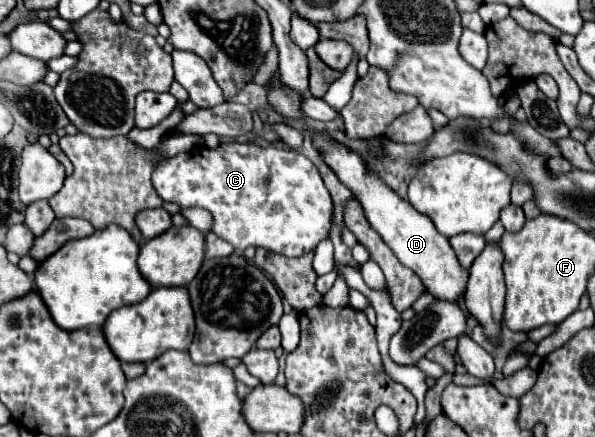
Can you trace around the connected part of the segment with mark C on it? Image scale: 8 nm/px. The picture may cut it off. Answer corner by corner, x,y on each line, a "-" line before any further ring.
220,142
218,148
214,148
214,150
210,150
206,146
196,146
190,152
182,152
182,154
176,154
174,158
170,158
170,160
158,162
158,166
154,166
152,184
154,184
154,190
158,192
158,196
164,202
174,202
180,208
198,206
198,208
208,210
212,214
212,218
214,218
212,232
216,236
220,236
222,240
230,242
236,250
246,250
248,246
254,246
254,248
266,248
270,252
276,252
276,254
282,254
282,256
288,256
288,258
296,258
296,256
304,256
304,254
312,252
318,246
320,240
330,236
330,228
332,228
332,198
330,198
330,192
324,186
316,166
304,154
300,154
296,150
284,150
284,148
276,148
276,146
264,146
262,148
262,146
256,146
256,144
240,144
240,142

